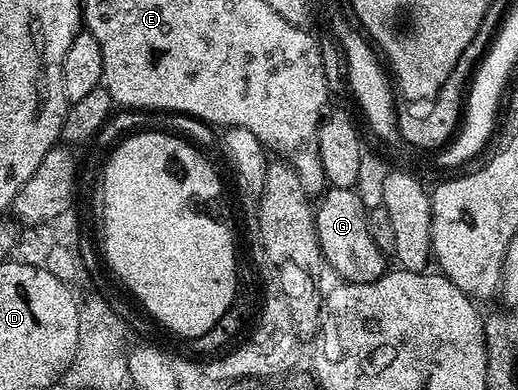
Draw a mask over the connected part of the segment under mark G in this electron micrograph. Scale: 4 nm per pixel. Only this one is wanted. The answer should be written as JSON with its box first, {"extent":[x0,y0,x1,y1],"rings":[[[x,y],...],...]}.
{"extent":[314,187,390,284],"rings":[[[329,187],[320,199],[322,199],[320,204],[318,202],[315,205],[314,215],[316,217],[316,233],[320,243],[320,253],[324,255],[325,265],[329,269],[333,268],[340,275],[339,279],[341,281],[350,284],[365,284],[382,278],[384,273],[389,271],[390,260],[386,253],[374,242],[374,238],[370,234],[369,209],[364,207],[362,198],[358,198],[355,188]]]}

